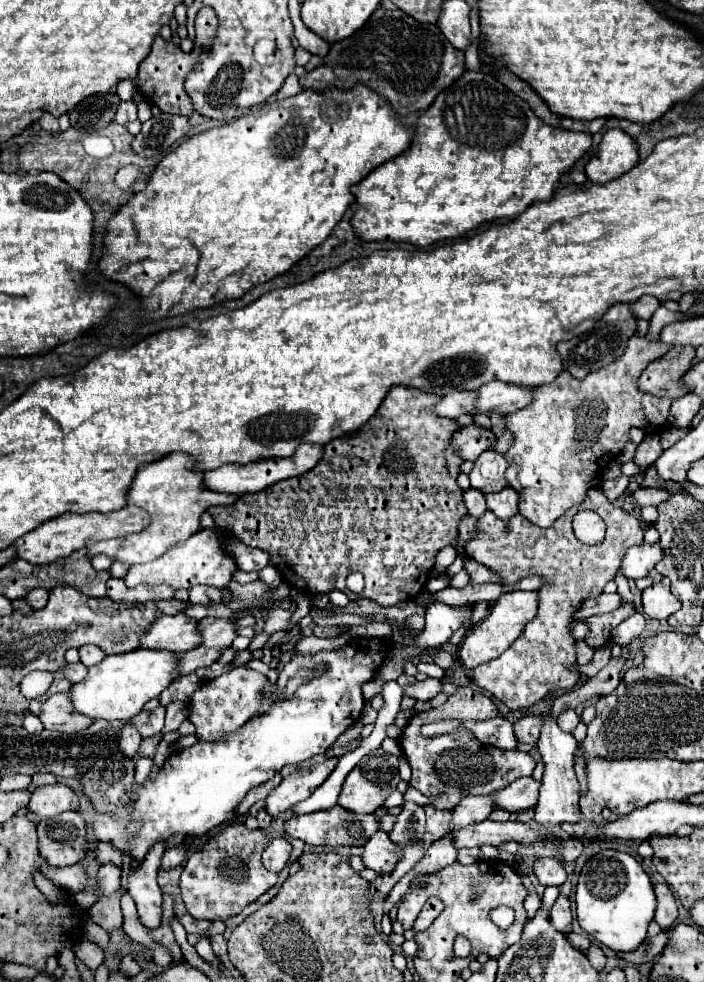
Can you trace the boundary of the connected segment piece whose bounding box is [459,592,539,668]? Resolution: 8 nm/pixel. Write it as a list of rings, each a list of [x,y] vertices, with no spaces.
[[[507,592],[501,594],[501,598],[489,608],[489,616],[479,622],[463,640],[463,644],[459,646],[459,658],[463,660],[463,664],[467,668],[475,668],[483,662],[489,662],[497,656],[501,656],[523,632],[525,624],[531,622],[531,618],[537,612],[537,604],[539,604],[539,596],[537,592]]]

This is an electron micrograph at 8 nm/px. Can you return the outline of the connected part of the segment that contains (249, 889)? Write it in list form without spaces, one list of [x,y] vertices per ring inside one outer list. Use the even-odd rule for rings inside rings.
[[[231,824],[203,850],[195,852],[187,860],[179,884],[189,914],[195,920],[227,920],[273,888],[277,874],[265,870],[261,864],[261,854],[269,842],[271,836],[265,830],[247,830],[243,824]]]

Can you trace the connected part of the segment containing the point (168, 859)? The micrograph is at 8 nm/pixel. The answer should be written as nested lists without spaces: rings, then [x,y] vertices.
[[[173,846],[173,848],[167,848],[167,850],[165,850],[161,866],[163,866],[165,870],[169,870],[169,868],[181,864],[183,860],[185,860],[185,846]]]

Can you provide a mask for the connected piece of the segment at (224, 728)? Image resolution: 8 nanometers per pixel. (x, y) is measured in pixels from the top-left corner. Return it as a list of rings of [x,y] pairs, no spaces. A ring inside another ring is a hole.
[[[245,666],[233,668],[231,672],[201,684],[201,688],[193,694],[189,702],[189,720],[195,724],[197,736],[201,740],[221,740],[227,732],[237,730],[249,718],[261,714],[261,696],[271,690],[275,690],[275,686],[263,674],[249,670]]]

